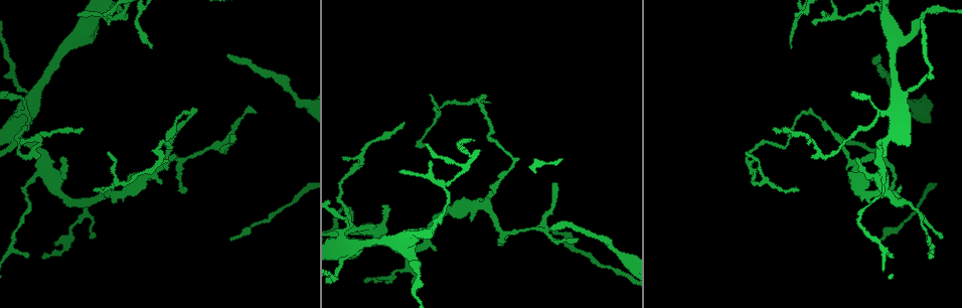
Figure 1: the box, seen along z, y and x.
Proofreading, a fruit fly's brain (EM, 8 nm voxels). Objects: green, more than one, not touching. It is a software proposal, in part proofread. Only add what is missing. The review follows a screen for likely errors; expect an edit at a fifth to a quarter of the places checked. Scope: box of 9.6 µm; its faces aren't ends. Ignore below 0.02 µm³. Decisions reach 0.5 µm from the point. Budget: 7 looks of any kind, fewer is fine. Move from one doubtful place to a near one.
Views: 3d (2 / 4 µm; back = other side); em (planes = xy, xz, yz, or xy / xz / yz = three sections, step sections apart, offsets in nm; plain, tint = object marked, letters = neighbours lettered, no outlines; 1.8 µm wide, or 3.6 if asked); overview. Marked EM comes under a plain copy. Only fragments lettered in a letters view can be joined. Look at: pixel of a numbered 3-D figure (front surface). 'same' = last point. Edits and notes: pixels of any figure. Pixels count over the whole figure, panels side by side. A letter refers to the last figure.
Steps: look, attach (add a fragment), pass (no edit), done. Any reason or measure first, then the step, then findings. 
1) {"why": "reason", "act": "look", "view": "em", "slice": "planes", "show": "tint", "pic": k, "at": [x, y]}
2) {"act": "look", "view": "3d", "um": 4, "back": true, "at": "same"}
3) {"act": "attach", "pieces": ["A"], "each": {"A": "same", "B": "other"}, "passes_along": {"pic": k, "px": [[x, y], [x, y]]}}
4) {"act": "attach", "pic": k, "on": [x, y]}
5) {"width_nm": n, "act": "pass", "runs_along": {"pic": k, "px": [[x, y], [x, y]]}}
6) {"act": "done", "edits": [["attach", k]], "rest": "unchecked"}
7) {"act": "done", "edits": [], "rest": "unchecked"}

{"why": "an open end", "act": "look", "view": "em", "um": 3.6, "slice": "planes", "show": "letters", "pic": 1, "at": [576, 239]}

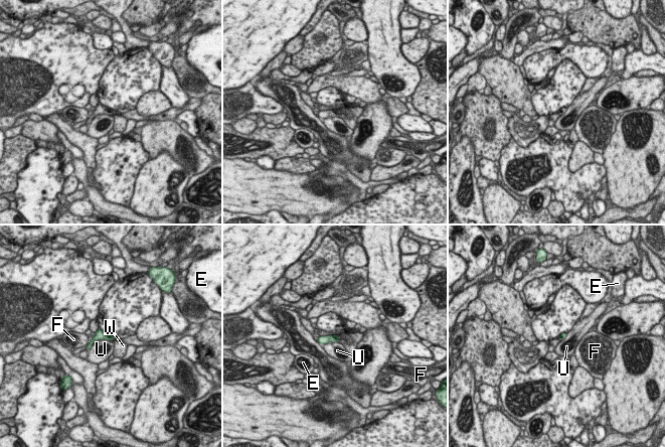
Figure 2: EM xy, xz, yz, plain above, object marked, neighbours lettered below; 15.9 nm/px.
{"act": "pass", "each": {"E": "other", "F": "other", "U": "other", "W": "other"}, "border": {"pic": 2, "px": [[113, 340], [97, 339], [87, 350]]}, "found": "no lettered fragment goes on from it"}

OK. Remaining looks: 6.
{"why": "free end", "act": "look", "view": "3d", "um": 4, "pic": 1, "at": [932, 258]}

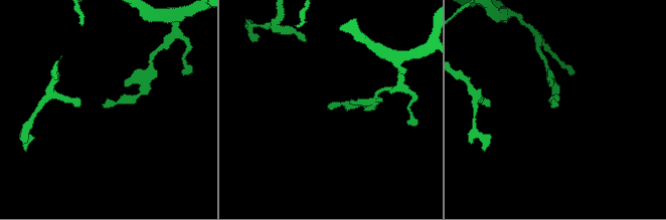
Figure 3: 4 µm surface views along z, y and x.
{"act": "look", "view": "em", "slice": "xy", "step": 16, "show": "tint", "pic": 3, "at": [557, 103]}

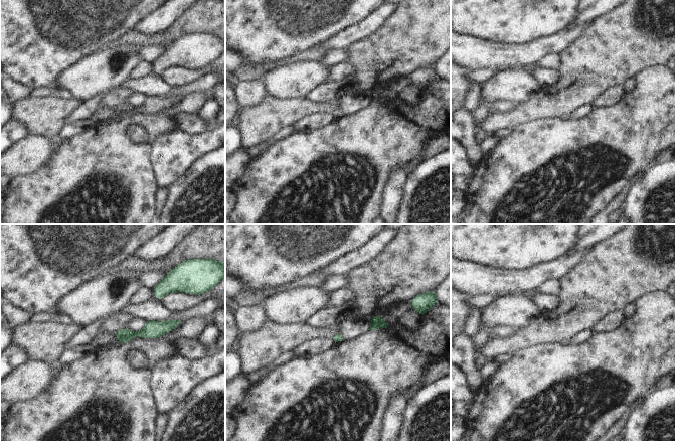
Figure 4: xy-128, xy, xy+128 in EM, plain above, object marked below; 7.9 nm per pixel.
{"why": "cut it another way", "act": "look", "view": "em", "slice": "planes", "show": "letters", "at": "same"}

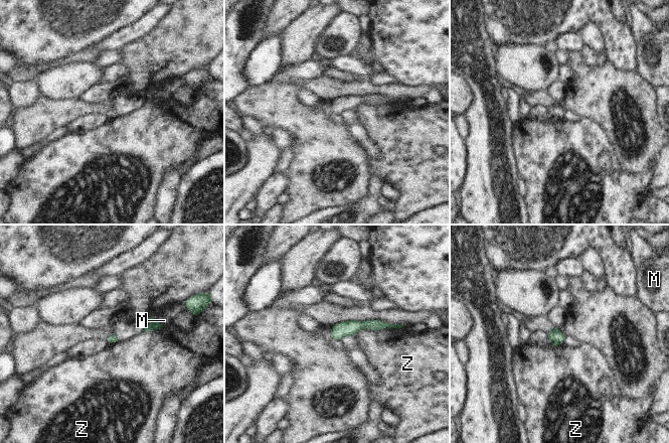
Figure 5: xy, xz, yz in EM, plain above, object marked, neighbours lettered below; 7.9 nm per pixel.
{"width_nm": 80, "act": "pass", "each": {"M": "other", "Z": "other"}, "border": {"pic": 5, "px": [[402, 326], [363, 327], [354, 333]]}, "found": "none of them fits"}

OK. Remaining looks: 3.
{"why": "an open end", "act": "look", "view": "3d", "um": 2, "back": true, "pic": 1, "at": [227, 55]}

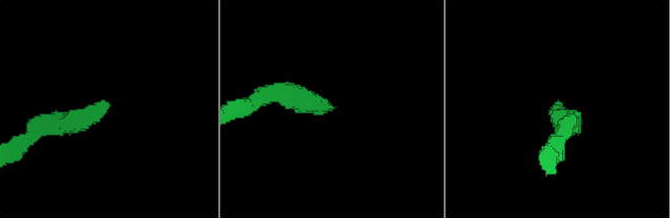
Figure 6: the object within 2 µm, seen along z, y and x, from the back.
{"why": "need the tissue", "act": "look", "view": "em", "slice": "xy", "step": 16, "show": "tint", "pic": 6, "at": [557, 105]}

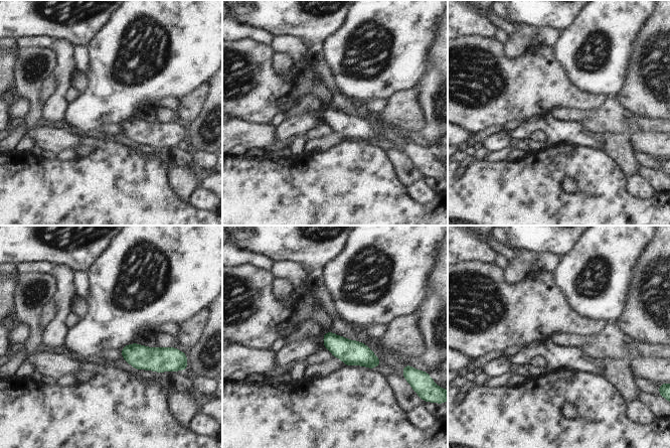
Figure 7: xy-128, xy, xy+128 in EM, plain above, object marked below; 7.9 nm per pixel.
{"act": "look", "view": "em", "slice": "planes", "show": "letters", "at": "same"}

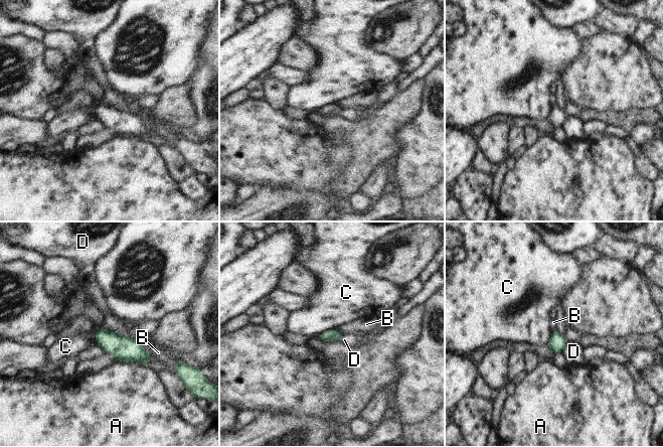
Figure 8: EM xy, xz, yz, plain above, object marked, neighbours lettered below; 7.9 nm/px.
{"width_nm": 100, "longest_contact_nm": ["A", 240], "act": "pass", "each": {"A": "other", "B": "other", "C": "other", "D": "other"}, "found": "no lettered fragment goes on from it"}

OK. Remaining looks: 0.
{"act": "done", "edits": [], "rest": "unchecked"}

